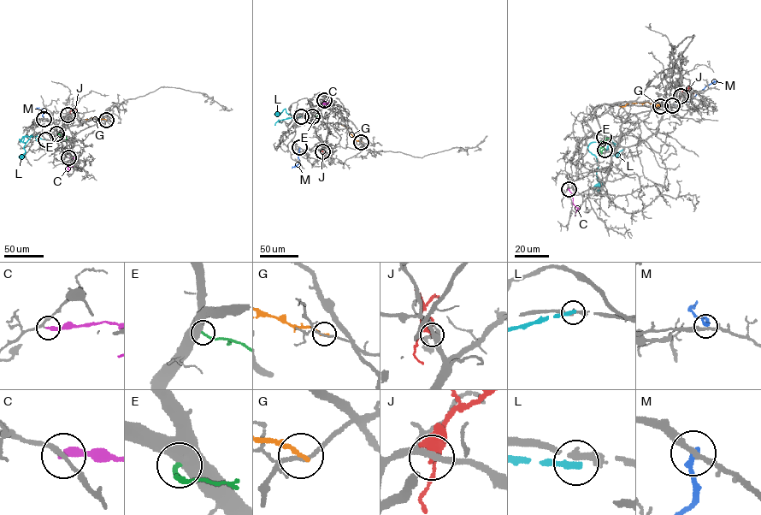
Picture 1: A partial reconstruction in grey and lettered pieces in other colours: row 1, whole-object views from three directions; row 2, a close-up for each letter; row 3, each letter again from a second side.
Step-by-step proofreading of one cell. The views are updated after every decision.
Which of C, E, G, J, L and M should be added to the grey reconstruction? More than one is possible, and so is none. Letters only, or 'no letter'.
E

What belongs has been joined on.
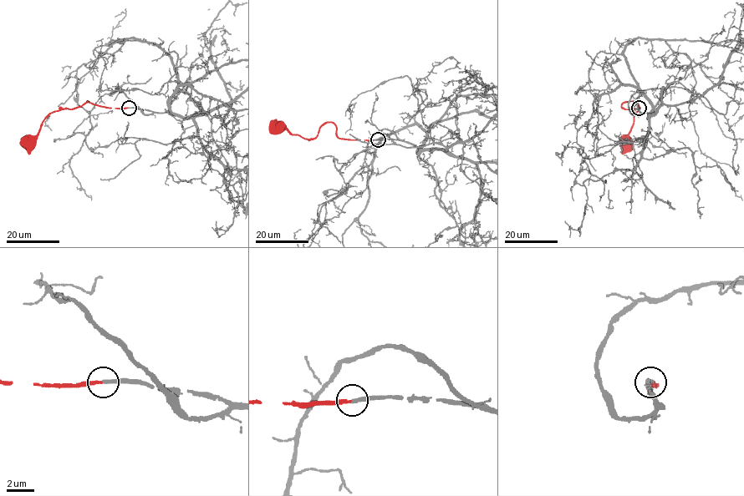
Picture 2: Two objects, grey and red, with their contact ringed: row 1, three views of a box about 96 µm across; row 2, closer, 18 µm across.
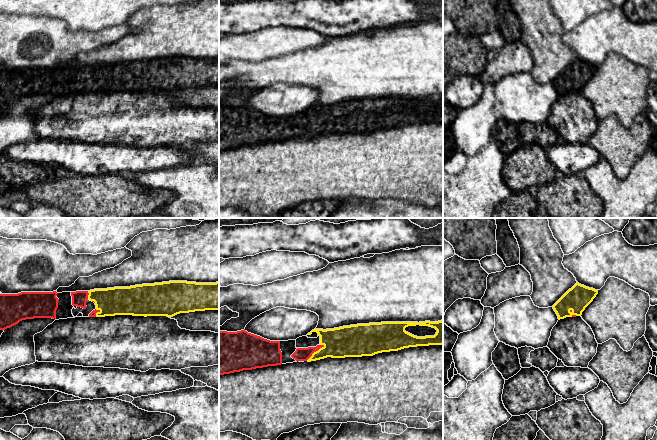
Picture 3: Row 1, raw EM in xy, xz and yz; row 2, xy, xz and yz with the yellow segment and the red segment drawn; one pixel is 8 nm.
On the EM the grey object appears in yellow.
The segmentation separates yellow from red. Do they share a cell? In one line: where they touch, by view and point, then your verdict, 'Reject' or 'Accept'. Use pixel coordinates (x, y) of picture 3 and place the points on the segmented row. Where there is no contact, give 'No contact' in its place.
Touches yellow at xz (316, 351). Accept

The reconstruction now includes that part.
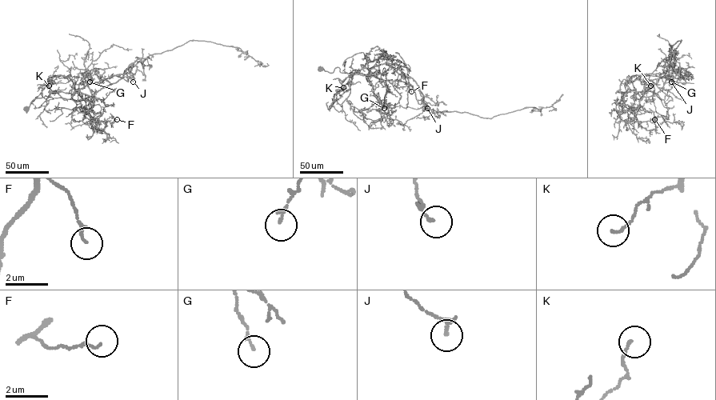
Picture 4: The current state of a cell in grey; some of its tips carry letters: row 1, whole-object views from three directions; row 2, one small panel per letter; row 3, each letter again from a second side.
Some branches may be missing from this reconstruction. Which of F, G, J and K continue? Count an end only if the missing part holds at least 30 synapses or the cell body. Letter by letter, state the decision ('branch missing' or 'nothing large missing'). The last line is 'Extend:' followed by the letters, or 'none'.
F: nothing large missing
G: nothing large missing
J: nothing large missing
K: branch missing
Extend: K

